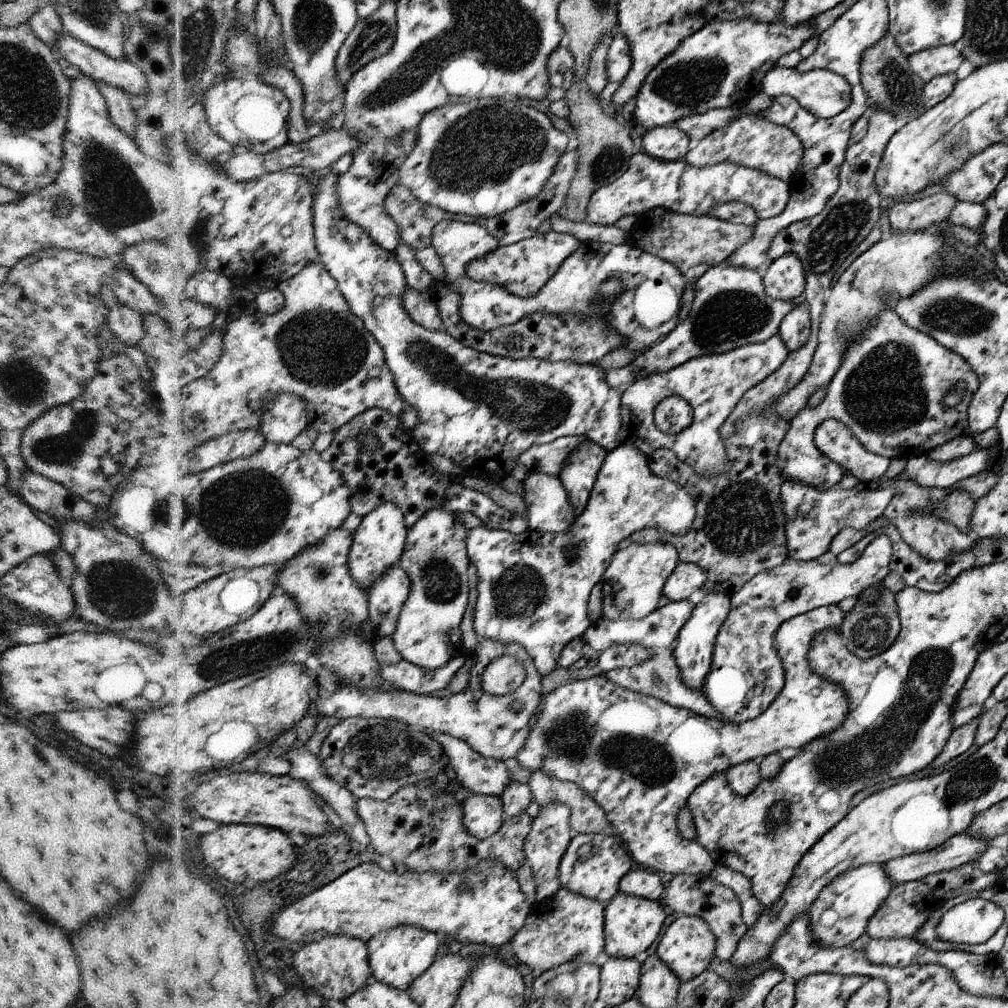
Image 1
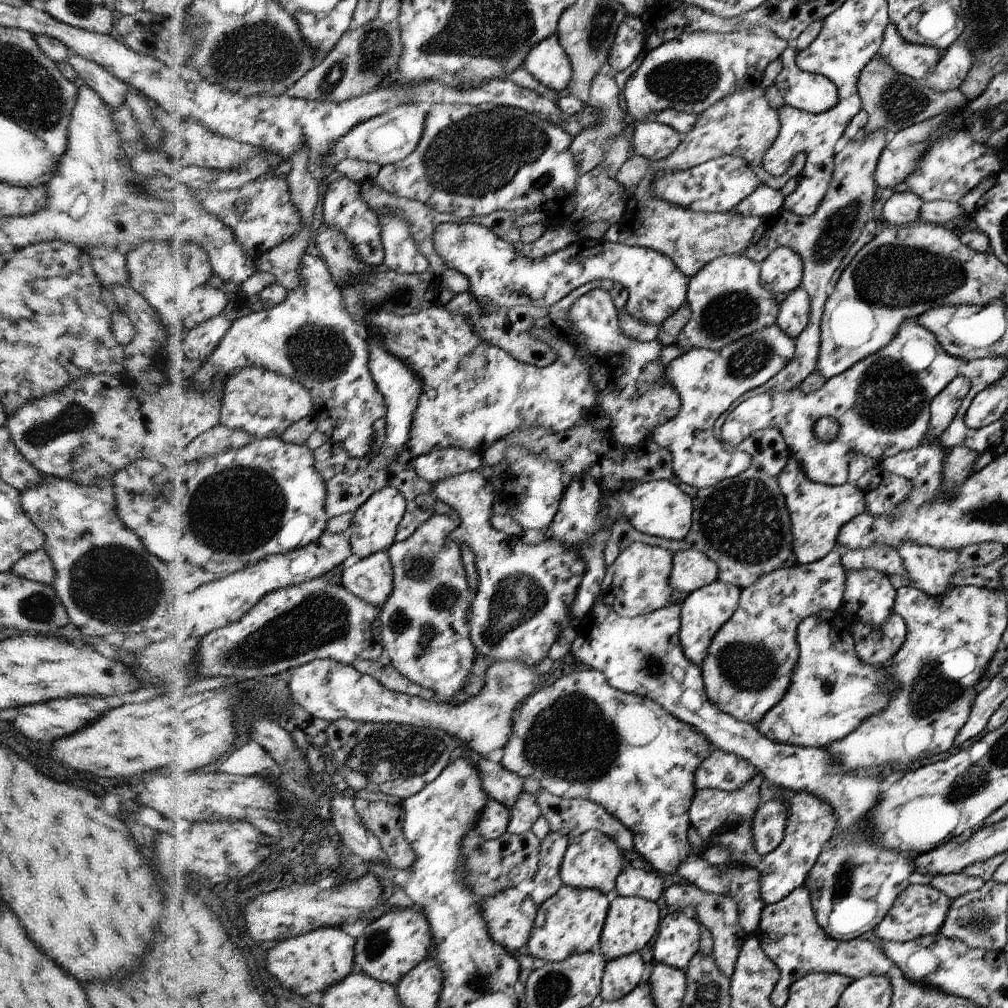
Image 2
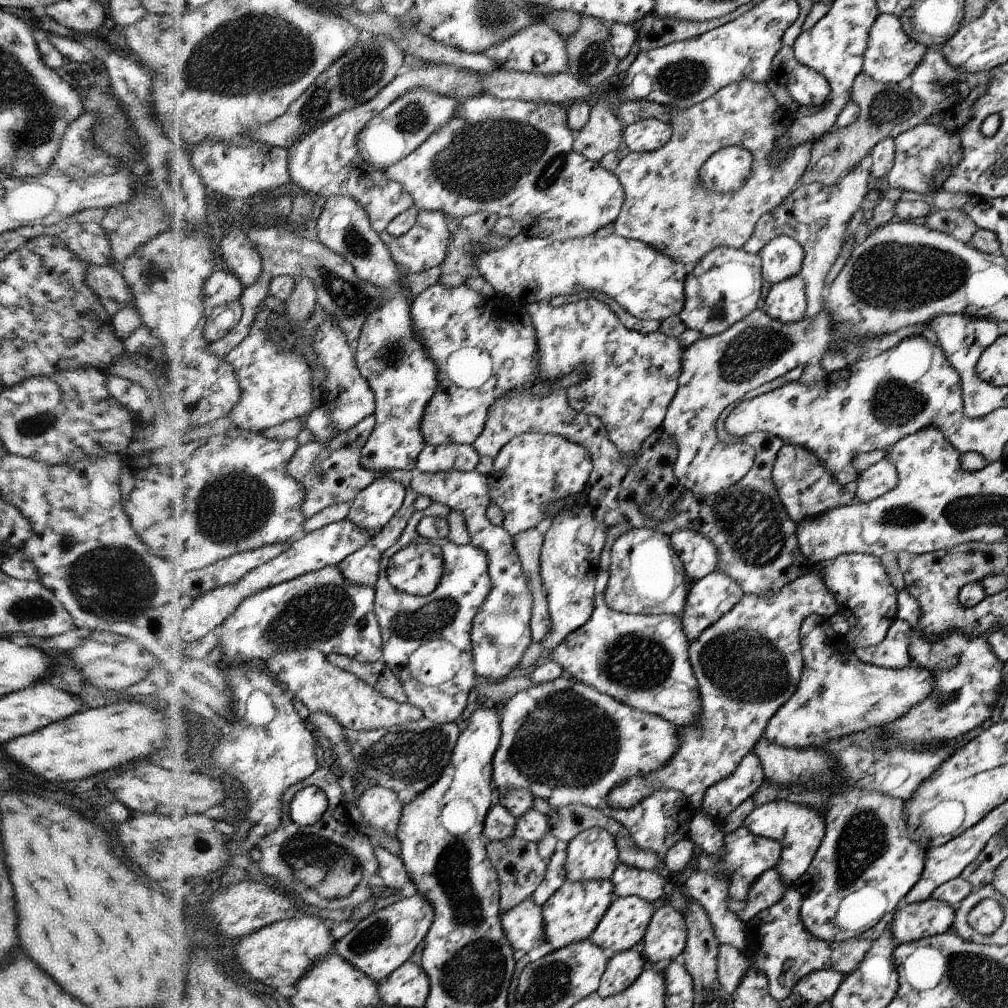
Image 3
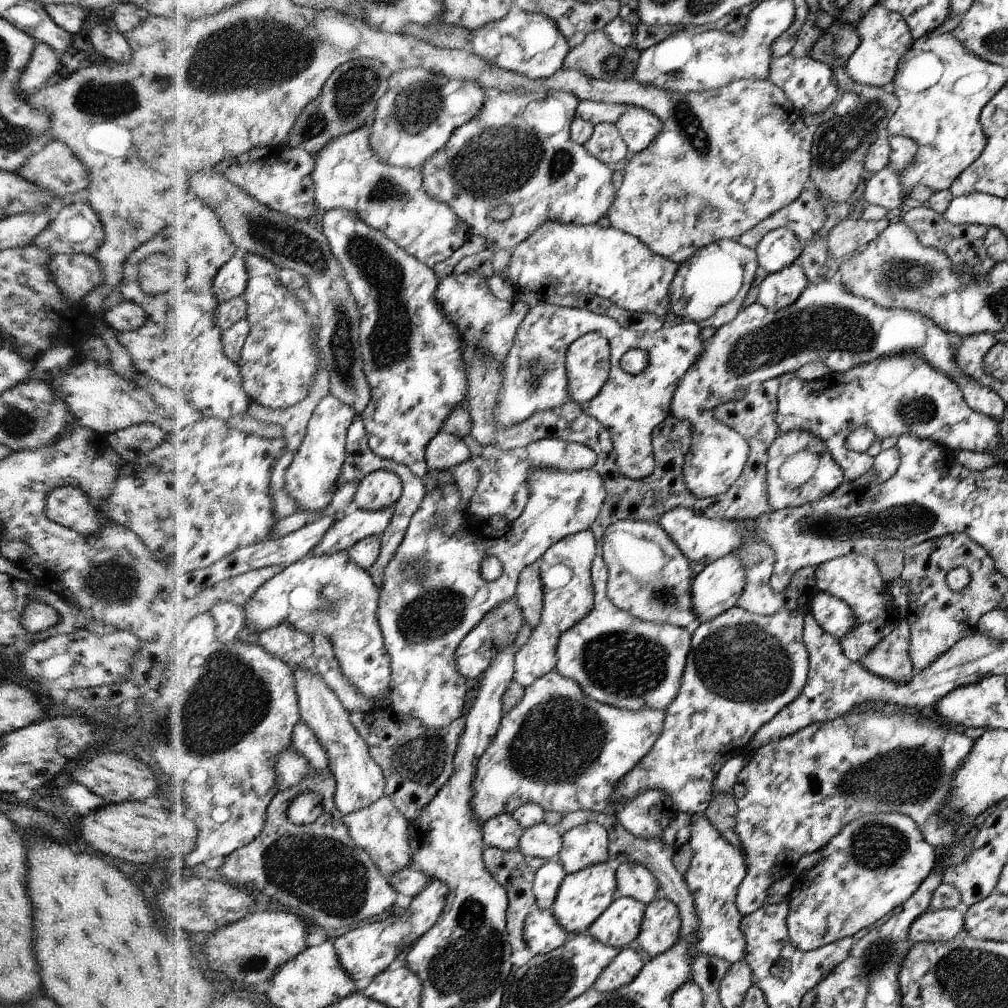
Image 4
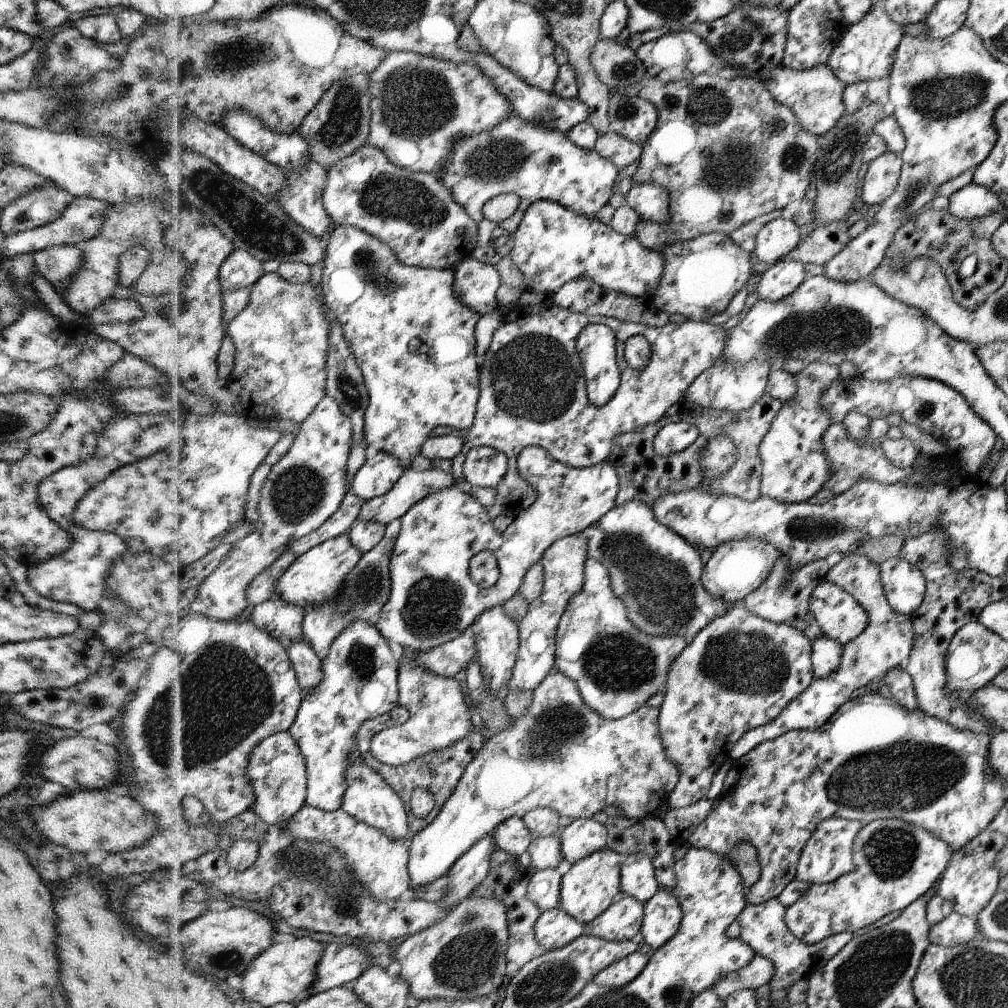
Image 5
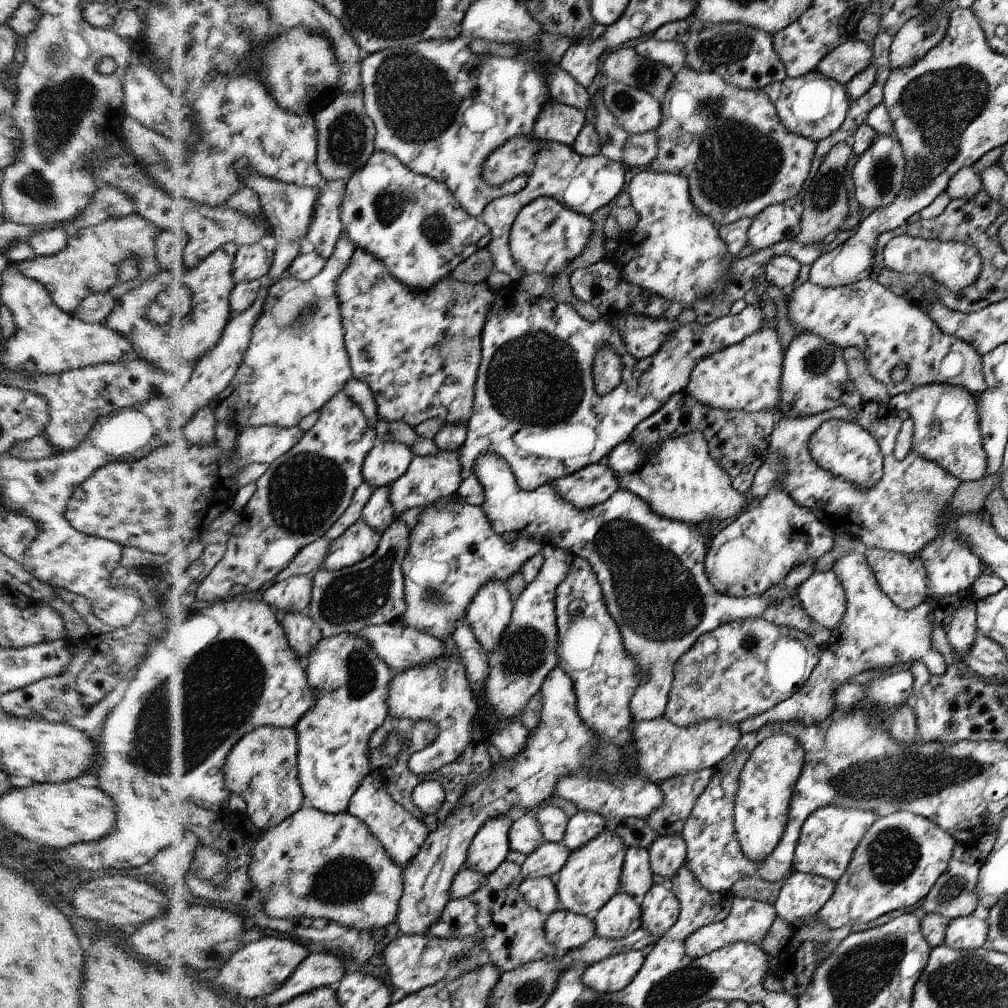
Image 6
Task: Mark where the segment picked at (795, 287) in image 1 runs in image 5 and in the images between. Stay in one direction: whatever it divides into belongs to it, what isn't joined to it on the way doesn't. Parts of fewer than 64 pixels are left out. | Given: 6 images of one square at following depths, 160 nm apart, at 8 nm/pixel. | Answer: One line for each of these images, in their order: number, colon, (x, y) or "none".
2: (781, 272)
3: (781, 259)
4: (780, 247)
5: (779, 237)

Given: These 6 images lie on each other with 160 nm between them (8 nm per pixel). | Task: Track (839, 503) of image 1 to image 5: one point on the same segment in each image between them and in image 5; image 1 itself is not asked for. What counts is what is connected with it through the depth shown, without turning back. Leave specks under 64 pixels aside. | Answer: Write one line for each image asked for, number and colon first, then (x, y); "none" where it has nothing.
2: (818, 512)
3: (806, 488)
4: (800, 470)
5: (795, 468)

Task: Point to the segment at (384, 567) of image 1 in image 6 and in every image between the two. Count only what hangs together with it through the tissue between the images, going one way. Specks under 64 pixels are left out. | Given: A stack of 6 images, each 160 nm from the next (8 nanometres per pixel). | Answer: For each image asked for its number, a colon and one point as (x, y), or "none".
2: (375, 529)
3: (375, 507)
4: (381, 490)
5: (382, 473)
6: (388, 461)

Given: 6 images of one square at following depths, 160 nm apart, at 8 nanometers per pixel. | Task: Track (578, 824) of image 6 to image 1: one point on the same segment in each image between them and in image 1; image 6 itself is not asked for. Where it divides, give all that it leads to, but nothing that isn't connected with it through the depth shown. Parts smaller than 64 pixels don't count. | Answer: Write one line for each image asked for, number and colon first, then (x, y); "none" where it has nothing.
1: (594, 866)
2: (594, 860)
3: (593, 854)
4: (586, 845)
5: (582, 837)

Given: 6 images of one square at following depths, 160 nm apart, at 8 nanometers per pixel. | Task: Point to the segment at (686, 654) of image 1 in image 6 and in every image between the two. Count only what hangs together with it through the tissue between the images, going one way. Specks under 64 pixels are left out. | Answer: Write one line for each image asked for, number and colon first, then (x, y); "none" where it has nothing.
2: (704, 611)
3: (714, 596)
4: (718, 587)
5: (736, 568)
6: (760, 548)

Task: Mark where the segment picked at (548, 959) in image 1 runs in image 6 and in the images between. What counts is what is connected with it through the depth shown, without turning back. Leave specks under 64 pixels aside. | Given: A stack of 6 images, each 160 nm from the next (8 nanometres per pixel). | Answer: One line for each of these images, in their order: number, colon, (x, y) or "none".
2: (571, 922)
3: (573, 913)
4: (583, 896)
5: (588, 888)
6: (589, 879)

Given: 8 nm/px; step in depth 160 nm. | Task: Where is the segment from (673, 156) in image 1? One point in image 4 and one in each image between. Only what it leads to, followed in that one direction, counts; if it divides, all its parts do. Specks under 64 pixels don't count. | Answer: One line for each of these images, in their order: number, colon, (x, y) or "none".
2: (655, 141)
3: (646, 135)
4: (639, 127)

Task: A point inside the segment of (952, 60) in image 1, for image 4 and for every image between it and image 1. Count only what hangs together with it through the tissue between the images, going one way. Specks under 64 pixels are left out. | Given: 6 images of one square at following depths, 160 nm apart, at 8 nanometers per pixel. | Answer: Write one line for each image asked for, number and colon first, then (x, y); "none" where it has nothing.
2: (913, 60)
3: (892, 55)
4: (885, 38)

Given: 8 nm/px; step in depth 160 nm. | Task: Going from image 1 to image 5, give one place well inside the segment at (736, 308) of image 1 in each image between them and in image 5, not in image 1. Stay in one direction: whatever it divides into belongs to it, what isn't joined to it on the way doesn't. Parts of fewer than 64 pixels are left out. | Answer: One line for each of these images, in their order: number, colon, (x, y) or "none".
2: (727, 301)
3: (724, 287)
4: (709, 289)
5: (703, 274)

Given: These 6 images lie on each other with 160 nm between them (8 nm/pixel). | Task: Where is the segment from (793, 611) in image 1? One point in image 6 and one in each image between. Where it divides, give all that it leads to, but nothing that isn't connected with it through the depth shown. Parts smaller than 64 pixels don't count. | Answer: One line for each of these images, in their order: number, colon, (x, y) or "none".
2: (752, 662)
3: (748, 664)
4: (744, 668)
5: (742, 671)
6: (739, 670)

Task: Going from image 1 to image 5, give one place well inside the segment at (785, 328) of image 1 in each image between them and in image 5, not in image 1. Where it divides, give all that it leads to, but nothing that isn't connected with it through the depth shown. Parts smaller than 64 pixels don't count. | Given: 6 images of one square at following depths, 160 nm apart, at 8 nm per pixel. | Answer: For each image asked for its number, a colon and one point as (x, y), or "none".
2: (794, 312)
3: (787, 301)
4: (777, 291)
5: (783, 278)

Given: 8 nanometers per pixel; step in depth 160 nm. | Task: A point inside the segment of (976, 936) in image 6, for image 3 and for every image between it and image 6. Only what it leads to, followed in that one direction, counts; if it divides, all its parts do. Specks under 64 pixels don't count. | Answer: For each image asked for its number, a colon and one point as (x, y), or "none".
3: (930, 917)
4: (933, 925)
5: (956, 929)

